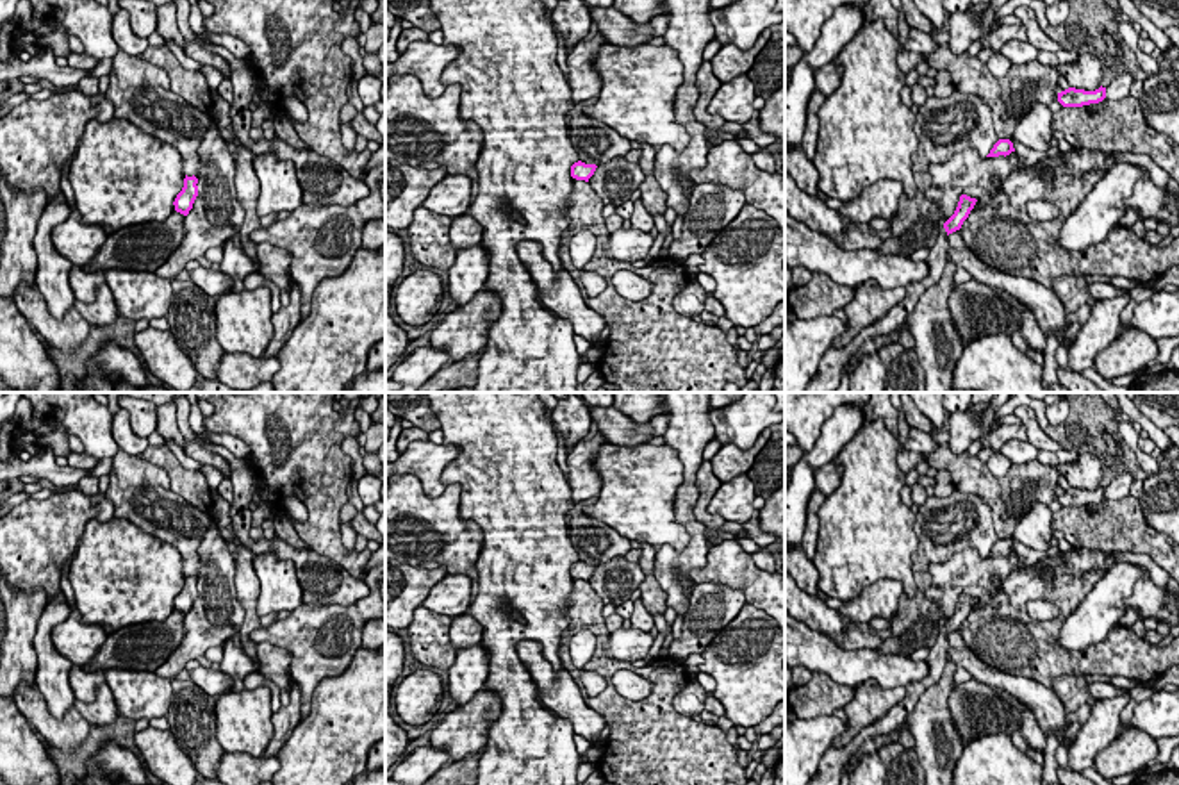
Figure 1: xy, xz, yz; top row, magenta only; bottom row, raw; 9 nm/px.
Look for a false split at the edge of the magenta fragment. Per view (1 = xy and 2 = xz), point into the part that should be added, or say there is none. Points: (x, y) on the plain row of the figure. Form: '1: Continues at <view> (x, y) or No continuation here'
1: No continuation here
2: No continuation here

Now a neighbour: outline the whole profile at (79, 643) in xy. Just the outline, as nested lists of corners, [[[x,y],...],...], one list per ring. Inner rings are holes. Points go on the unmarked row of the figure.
[[[75,608],[64,623],[52,628],[54,648],[80,667],[98,653],[105,639],[107,632],[96,624],[84,624]]]

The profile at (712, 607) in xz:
[[[696,583],[688,610],[683,616],[681,637],[669,646],[669,658],[685,662],[690,655],[701,655],[712,639],[728,626],[746,605],[742,589],[719,583]]]

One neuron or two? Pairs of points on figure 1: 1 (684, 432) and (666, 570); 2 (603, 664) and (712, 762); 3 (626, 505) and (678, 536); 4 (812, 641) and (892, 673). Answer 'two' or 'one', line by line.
1: one
2: one
3: one
4: one

